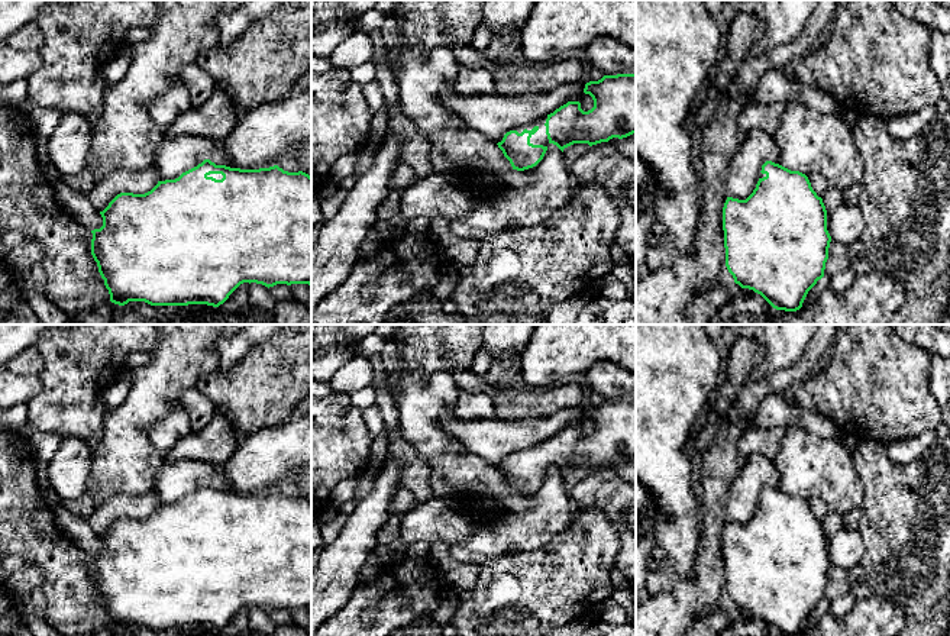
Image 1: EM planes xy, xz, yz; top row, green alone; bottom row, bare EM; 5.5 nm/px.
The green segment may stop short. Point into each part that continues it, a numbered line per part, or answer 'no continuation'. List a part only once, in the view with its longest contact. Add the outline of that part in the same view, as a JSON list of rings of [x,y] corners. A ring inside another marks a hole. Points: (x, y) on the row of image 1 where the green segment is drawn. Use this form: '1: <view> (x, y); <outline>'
1: xz (539, 138); [[[543,116],[533,123],[527,123],[526,126],[520,126],[520,127],[513,129],[513,130],[517,130],[518,133],[521,133],[524,129],[531,130],[534,126],[537,126],[539,130],[534,135],[531,135],[530,143],[547,146],[549,139],[547,139],[546,126],[545,126],[546,119],[547,119],[547,116]]]

